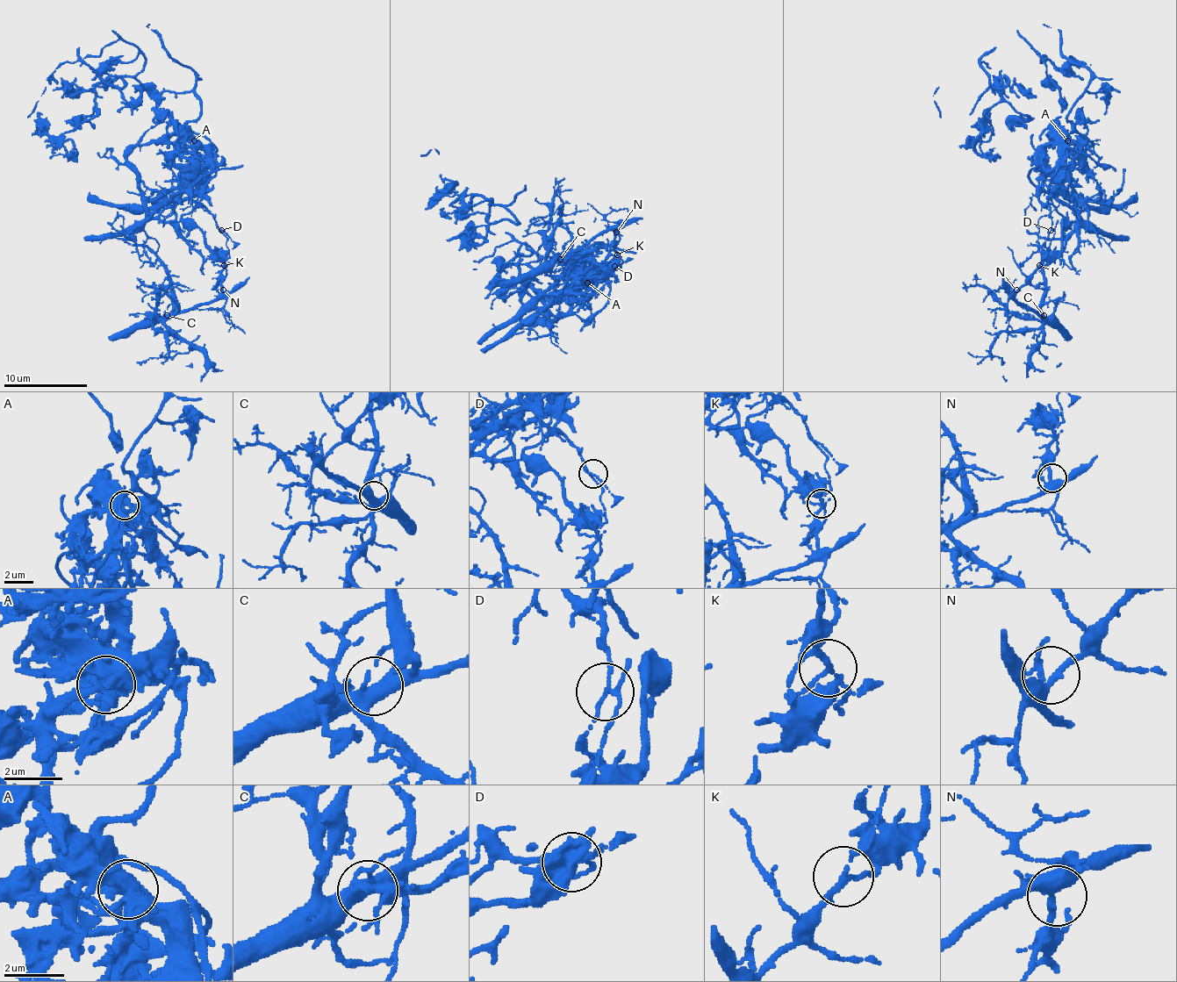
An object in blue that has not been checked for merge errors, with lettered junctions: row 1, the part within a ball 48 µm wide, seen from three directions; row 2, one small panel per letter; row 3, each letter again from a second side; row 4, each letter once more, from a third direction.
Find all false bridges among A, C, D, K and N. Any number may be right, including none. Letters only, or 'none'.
A, D, K

